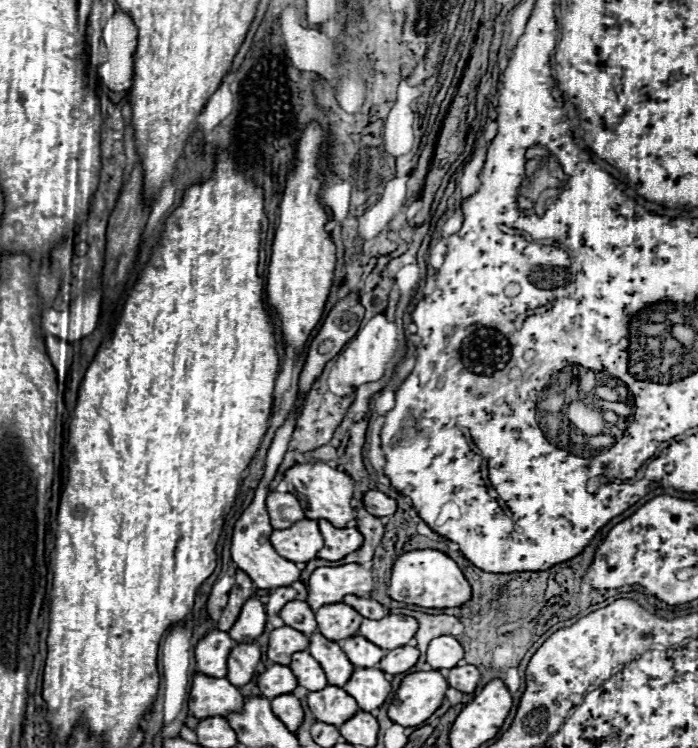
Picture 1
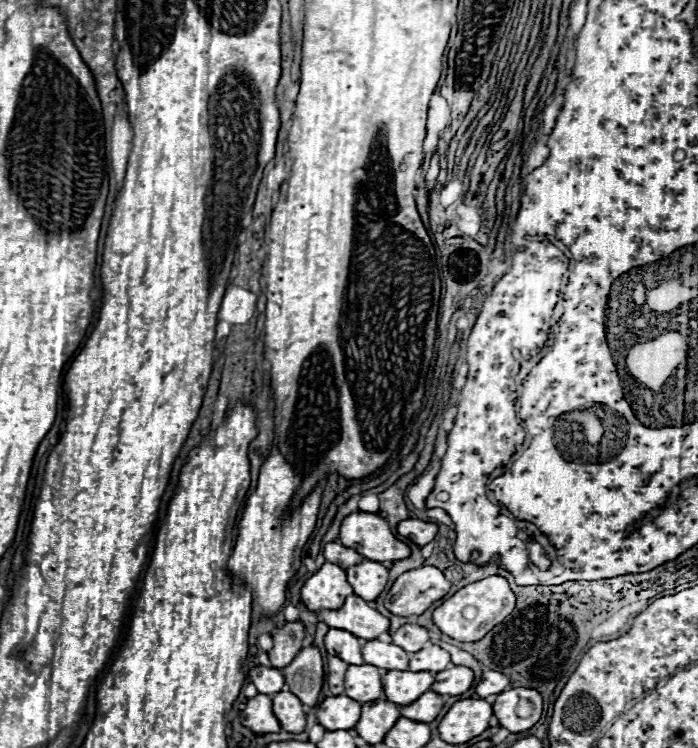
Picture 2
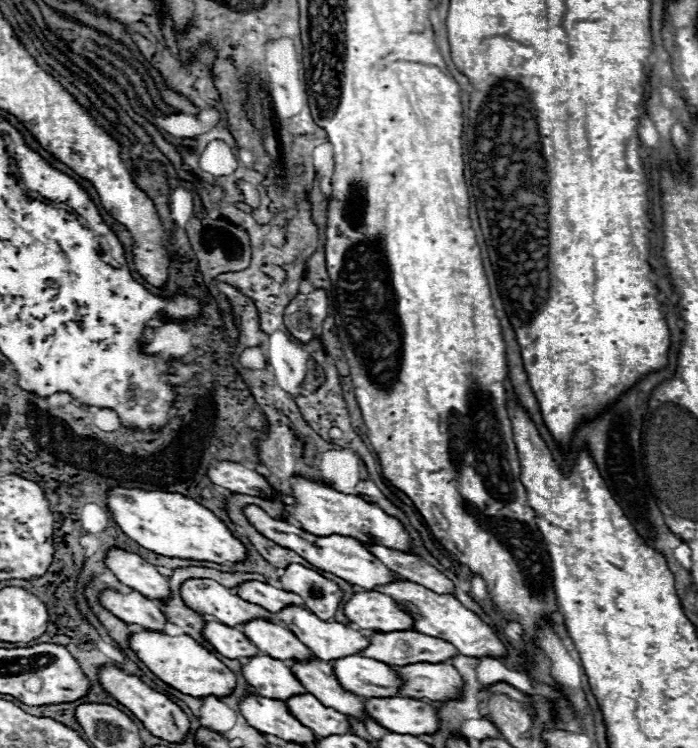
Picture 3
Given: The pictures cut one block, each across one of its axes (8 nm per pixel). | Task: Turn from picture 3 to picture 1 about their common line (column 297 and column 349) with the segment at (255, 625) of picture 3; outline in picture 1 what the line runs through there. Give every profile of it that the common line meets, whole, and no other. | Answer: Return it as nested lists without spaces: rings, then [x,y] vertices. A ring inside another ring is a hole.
[[[364,636],[344,638],[344,640],[338,640],[338,644],[342,646],[342,650],[346,652],[346,656],[356,668],[378,666],[380,658],[386,654],[386,650],[376,648],[376,644],[372,644],[370,640],[364,640]]]

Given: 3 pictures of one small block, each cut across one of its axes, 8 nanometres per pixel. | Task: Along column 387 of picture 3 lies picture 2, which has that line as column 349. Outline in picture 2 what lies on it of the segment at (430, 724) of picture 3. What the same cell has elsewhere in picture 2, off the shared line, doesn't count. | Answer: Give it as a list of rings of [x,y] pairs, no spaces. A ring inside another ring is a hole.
[[[346,694],[326,696],[316,708],[316,718],[326,730],[344,728],[350,730],[360,718],[360,702],[348,698]]]

